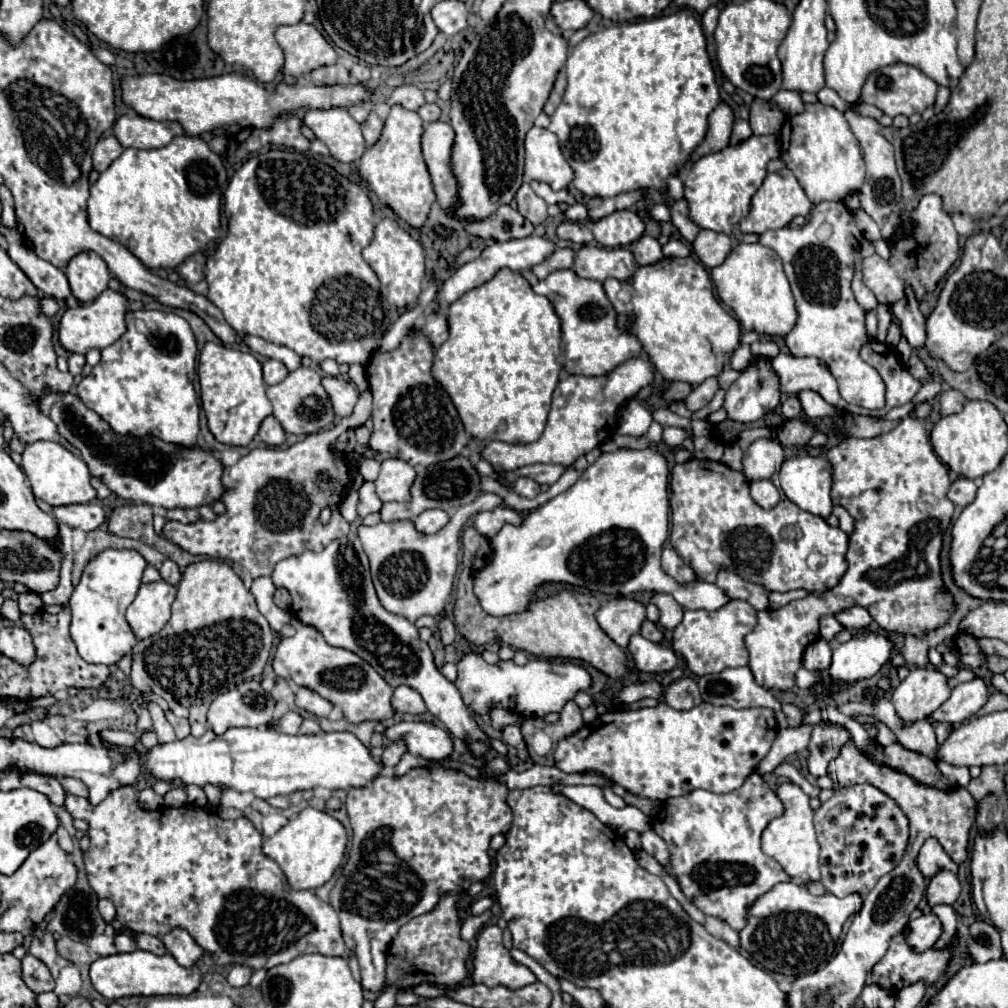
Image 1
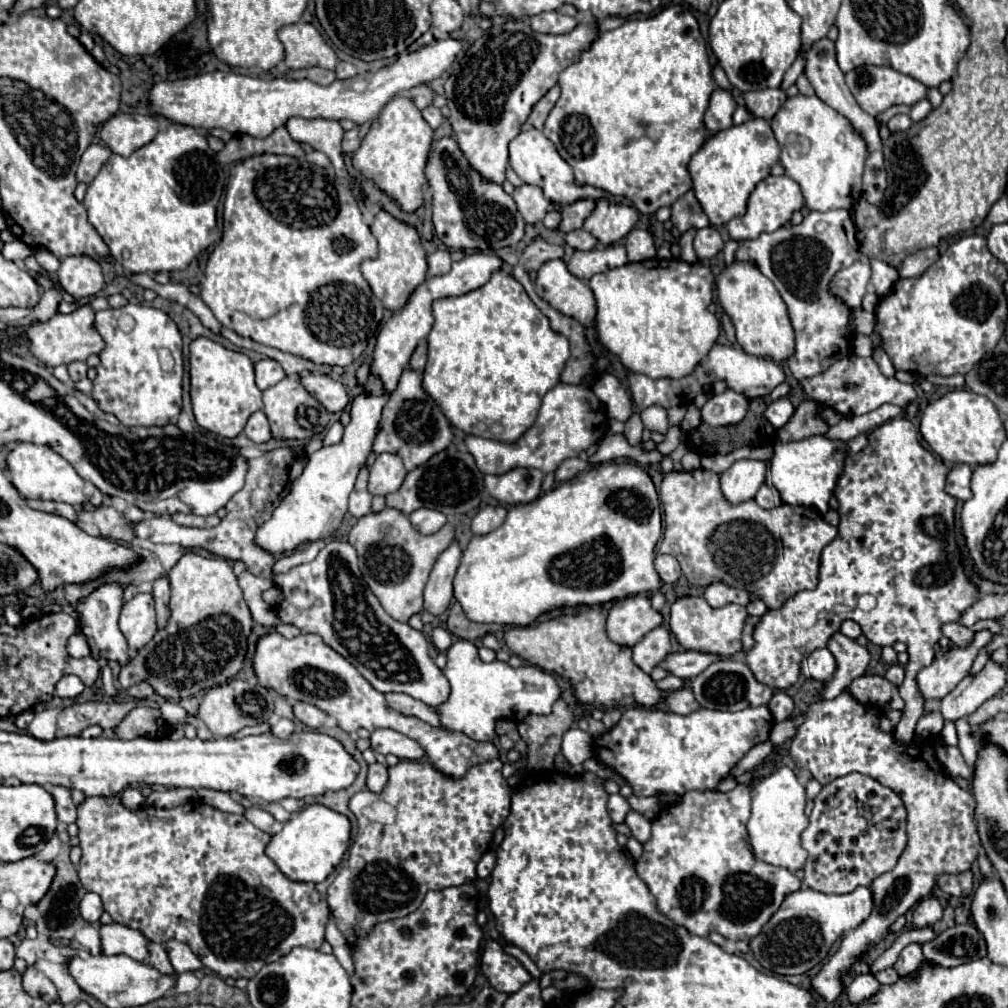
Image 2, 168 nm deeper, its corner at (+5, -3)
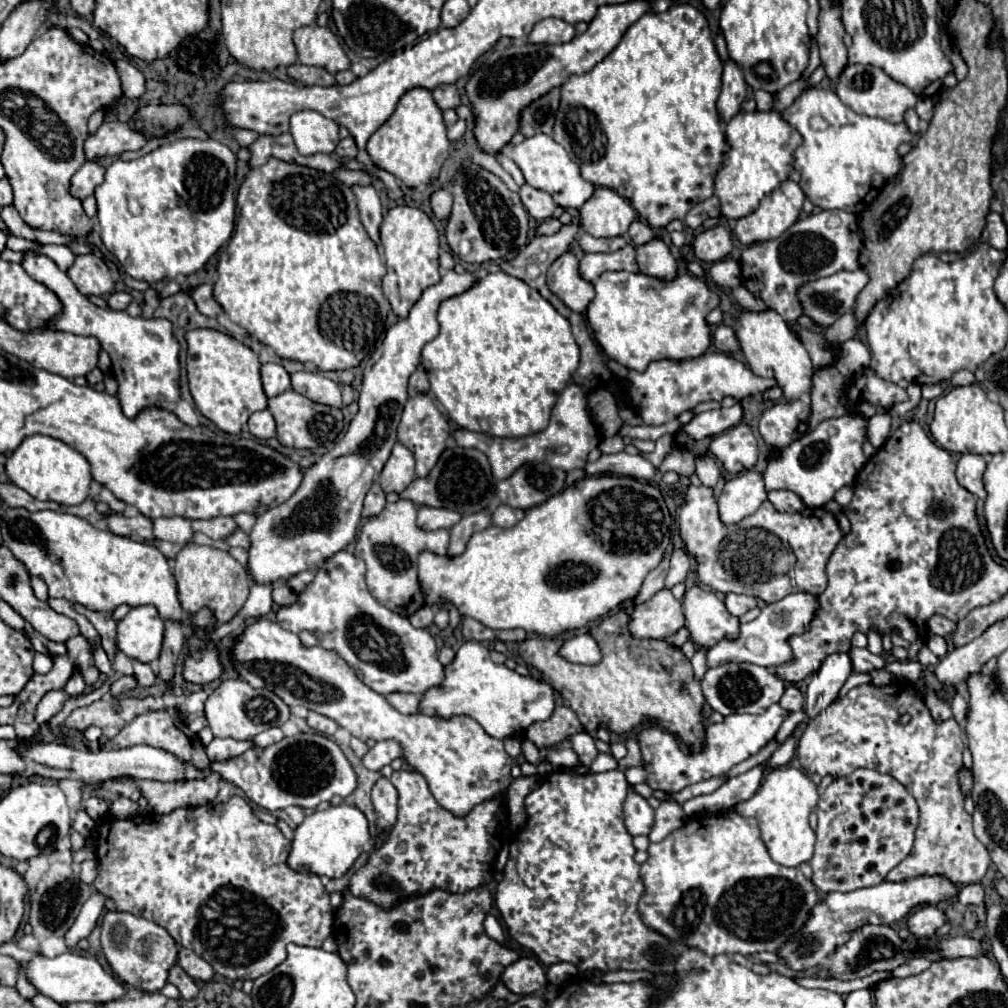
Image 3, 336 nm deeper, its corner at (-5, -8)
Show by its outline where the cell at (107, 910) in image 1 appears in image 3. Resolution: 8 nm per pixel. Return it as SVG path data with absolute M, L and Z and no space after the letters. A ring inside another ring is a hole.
M95 892L81 908L77 920L73 922L73 926L67 930L65 934L65 944L69 950L75 950L77 948L77 942L87 938L91 934L91 930L95 928L101 912L103 912L103 906L105 906L105 900L103 900L103 894Z

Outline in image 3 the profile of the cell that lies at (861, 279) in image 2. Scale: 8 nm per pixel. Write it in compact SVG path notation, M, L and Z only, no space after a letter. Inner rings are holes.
M841 270L833 276L819 278L799 286L797 298L803 312L817 324L829 326L855 306L857 294L865 288L869 276L863 270Z

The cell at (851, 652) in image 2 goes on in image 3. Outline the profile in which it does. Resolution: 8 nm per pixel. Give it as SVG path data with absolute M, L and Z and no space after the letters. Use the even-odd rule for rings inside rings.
M851 648L849 652L851 660L853 660L853 670L855 672L869 672L869 670L881 670L887 666L887 662L877 656L877 654L871 654L867 648Z

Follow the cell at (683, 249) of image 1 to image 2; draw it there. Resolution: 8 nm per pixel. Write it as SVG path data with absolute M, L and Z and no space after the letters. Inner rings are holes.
M733 261L731 265L723 267L715 279L715 287L721 307L733 319L737 341L747 353L771 357L777 363L781 363L793 353L795 333L787 305L783 303L775 285L759 271L755 261Z

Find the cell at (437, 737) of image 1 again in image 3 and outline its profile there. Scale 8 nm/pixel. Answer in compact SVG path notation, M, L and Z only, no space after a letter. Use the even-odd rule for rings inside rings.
M383 740L377 742L365 756L363 756L363 766L367 770L379 772L385 764L389 764L393 758L401 758L401 748L395 744L395 740Z

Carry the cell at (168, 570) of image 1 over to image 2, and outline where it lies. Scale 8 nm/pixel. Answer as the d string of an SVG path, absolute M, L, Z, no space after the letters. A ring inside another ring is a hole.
M159 577L153 581L153 597L157 609L157 625L163 627L169 619L169 581L167 577Z

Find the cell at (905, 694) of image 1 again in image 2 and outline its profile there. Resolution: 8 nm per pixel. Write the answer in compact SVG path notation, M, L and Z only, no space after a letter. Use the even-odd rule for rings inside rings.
M979 631L975 633L975 639L967 649L951 647L949 651L939 655L929 667L923 667L915 677L923 699L939 701L947 693L951 693L957 687L957 683L969 675L969 669L979 649L985 647L989 641L991 641L989 631Z

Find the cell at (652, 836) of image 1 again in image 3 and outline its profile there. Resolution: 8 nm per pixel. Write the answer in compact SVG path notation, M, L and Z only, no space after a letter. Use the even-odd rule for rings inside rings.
M629 786L627 798L623 802L623 812L625 812L625 826L631 832L631 836L647 836L653 828L653 808L649 802L639 796L633 786Z

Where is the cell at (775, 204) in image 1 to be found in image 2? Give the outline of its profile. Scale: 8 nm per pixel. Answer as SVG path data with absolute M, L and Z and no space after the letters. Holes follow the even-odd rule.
M769 175L767 179L763 179L751 193L749 201L747 201L747 213L741 217L735 217L727 223L727 231L731 235L731 239L735 241L745 241L745 239L755 239L761 231L775 231L779 227L783 227L785 223L791 221L795 211L801 211L801 207L805 205L801 187L787 175L781 177L773 177Z

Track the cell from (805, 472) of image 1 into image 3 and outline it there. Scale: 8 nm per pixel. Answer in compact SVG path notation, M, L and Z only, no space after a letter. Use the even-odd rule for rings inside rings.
M843 414L839 418L823 420L813 432L801 436L785 450L773 458L763 474L765 490L791 490L803 498L811 508L823 506L827 500L833 500L835 492L847 484L853 484L859 470L865 464L863 442L865 442L867 418L861 414Z

